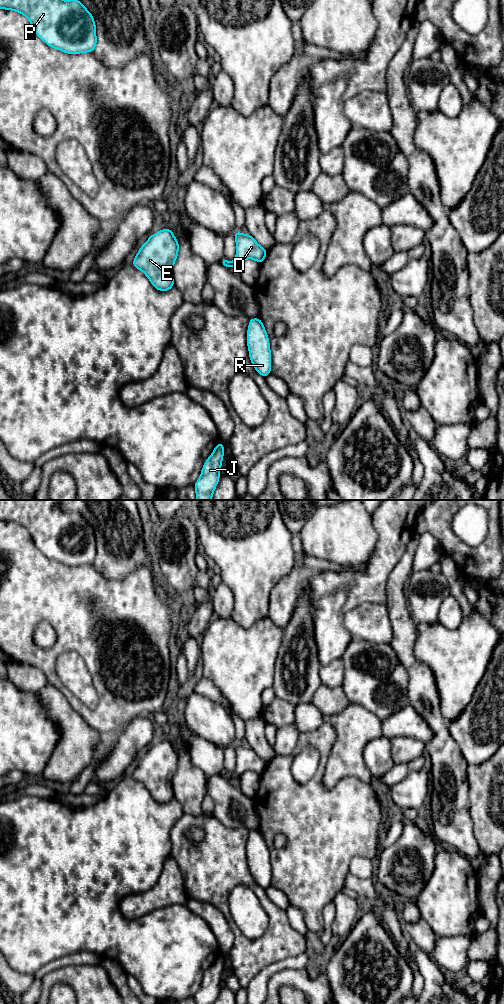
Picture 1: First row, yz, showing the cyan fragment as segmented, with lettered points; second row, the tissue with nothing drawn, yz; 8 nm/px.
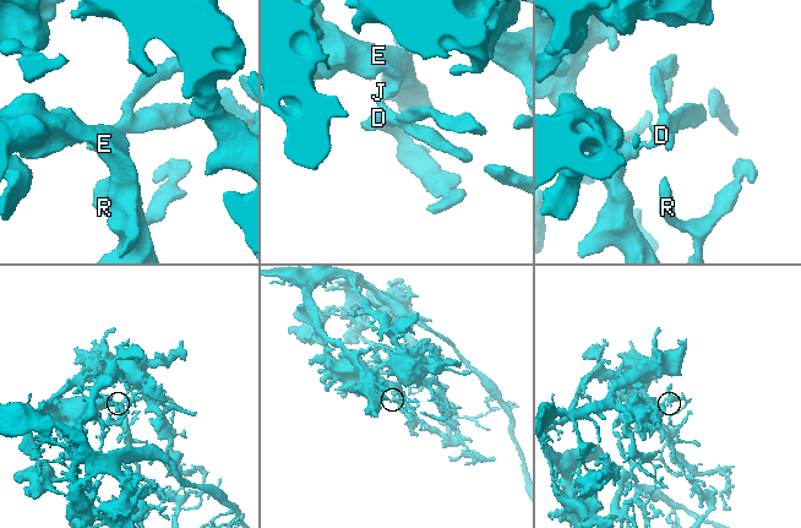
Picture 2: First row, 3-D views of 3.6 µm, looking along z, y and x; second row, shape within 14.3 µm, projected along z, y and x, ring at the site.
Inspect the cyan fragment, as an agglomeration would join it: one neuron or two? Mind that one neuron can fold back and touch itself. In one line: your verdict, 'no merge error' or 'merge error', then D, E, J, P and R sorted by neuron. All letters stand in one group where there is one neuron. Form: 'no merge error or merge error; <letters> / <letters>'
no merge error; D E J P R

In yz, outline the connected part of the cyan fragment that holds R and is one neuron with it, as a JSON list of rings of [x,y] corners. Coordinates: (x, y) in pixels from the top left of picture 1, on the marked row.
[[[251,318],[247,330],[247,346],[254,369],[263,377],[271,374],[269,338],[260,318]]]

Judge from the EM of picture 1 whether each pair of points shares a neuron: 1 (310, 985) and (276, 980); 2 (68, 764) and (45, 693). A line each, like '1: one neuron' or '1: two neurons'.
1: one neuron
2: one neuron

